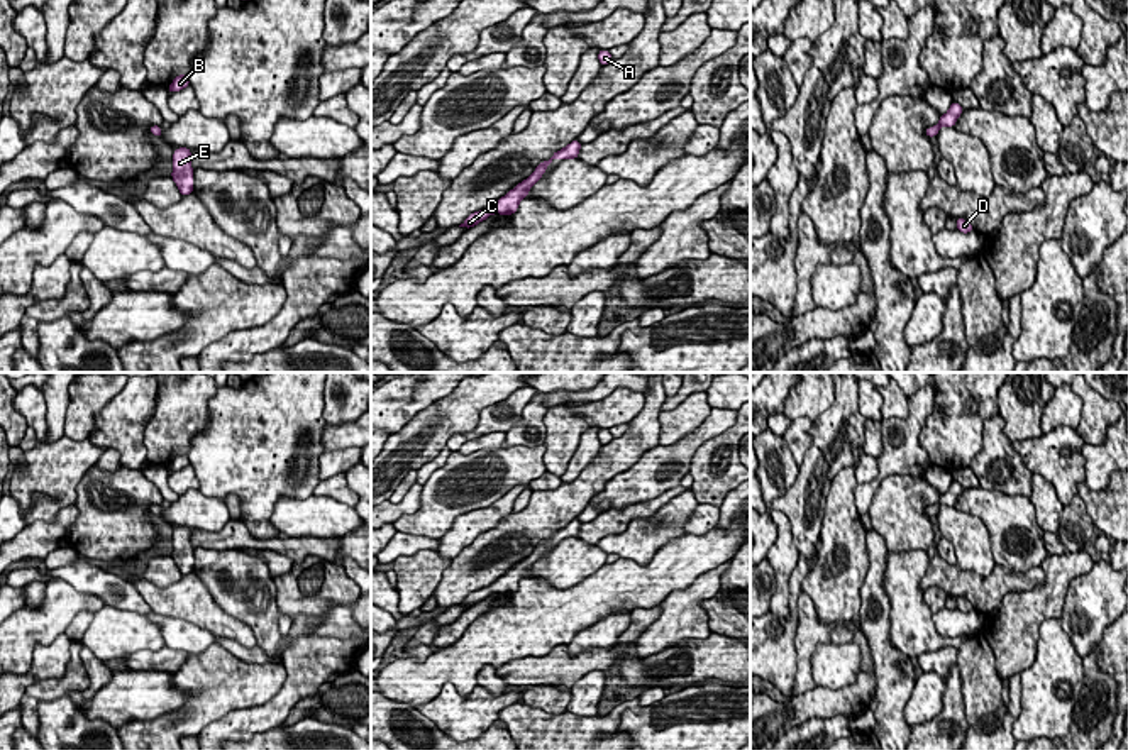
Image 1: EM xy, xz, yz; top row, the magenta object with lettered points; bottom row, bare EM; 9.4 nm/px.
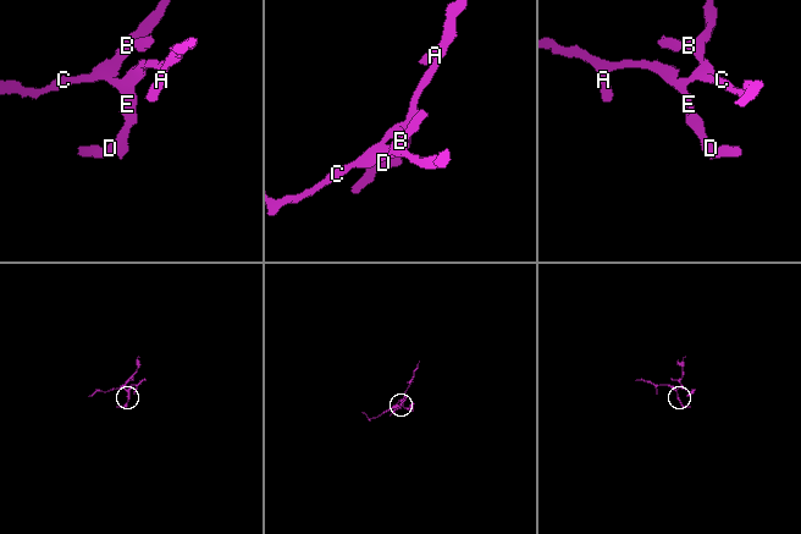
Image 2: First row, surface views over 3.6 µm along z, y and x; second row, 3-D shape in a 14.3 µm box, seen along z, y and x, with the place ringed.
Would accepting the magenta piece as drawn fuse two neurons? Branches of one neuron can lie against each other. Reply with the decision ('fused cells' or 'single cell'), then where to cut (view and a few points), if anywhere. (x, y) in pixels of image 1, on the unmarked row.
single cell; cut none

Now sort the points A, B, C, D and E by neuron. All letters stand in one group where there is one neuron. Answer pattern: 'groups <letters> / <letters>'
groups A B C D E

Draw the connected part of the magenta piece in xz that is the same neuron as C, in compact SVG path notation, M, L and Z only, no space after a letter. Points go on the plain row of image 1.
M574 518L564 528L556 530L549 540L542 540L535 547L532 555L528 555L527 559L518 562L513 569L508 569L508 572L505 576L501 576L491 586L483 587L483 589L474 591L474 593L469 593L467 598L459 606L471 608L471 606L478 604L479 601L486 599L493 593L500 593L500 594L511 594L511 593L515 593L518 589L518 582L527 577L530 567L542 557L542 554L545 552L547 545L554 538L574 538L574 537L579 537L581 525L583 523L578 518Z

